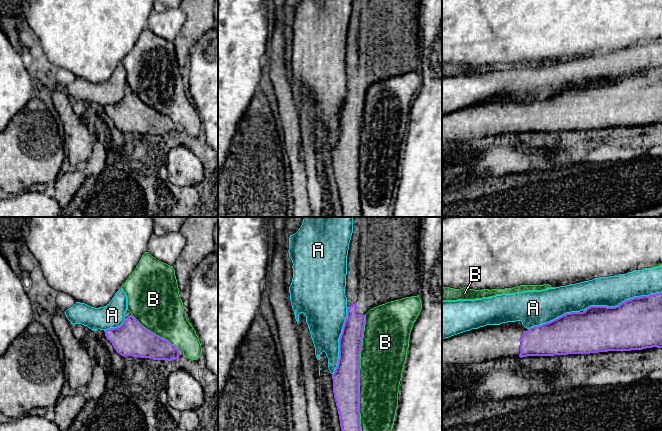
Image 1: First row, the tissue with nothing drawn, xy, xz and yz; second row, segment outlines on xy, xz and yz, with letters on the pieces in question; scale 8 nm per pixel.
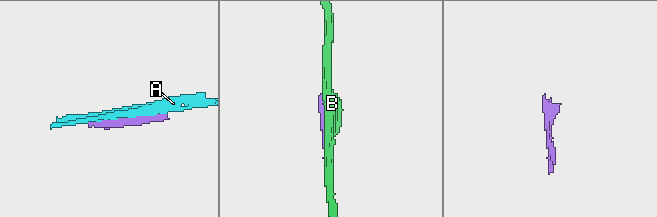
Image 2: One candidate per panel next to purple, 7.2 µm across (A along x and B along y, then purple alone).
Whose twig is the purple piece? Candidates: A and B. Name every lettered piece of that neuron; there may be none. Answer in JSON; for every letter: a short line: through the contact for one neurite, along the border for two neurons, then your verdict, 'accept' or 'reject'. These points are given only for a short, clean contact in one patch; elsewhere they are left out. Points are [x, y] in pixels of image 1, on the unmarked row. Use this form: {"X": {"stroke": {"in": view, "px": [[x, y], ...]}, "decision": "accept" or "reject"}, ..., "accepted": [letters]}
{"A": {"decision": "reject"}, "B": {"decision": "reject"}, "accepted": []}

